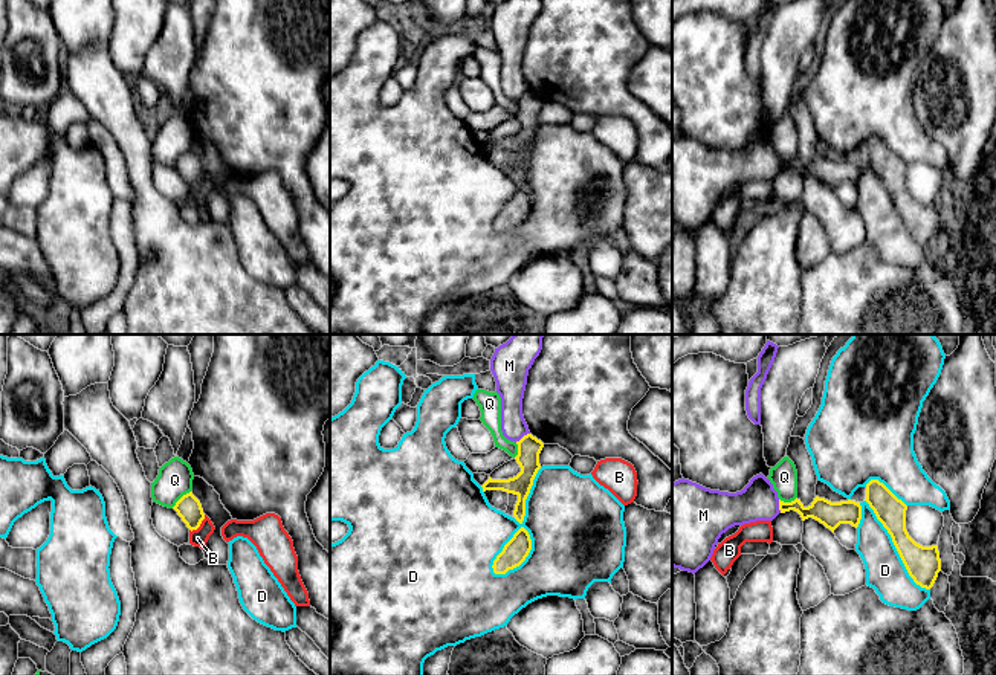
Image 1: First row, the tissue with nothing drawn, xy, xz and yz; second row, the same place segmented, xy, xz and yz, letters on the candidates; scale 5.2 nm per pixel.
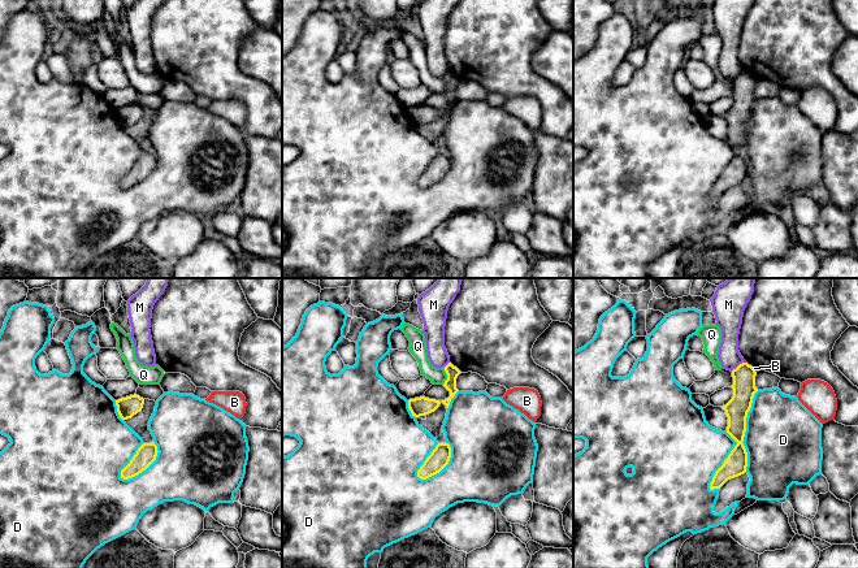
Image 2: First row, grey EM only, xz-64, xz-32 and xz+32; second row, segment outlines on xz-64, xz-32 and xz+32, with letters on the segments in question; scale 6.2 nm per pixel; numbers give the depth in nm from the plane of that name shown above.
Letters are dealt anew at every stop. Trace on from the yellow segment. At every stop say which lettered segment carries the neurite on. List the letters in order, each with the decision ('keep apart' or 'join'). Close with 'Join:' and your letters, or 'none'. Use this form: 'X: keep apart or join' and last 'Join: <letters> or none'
B: keep apart
D: keep apart
M: keep apart
Q: keep apart
Join: none

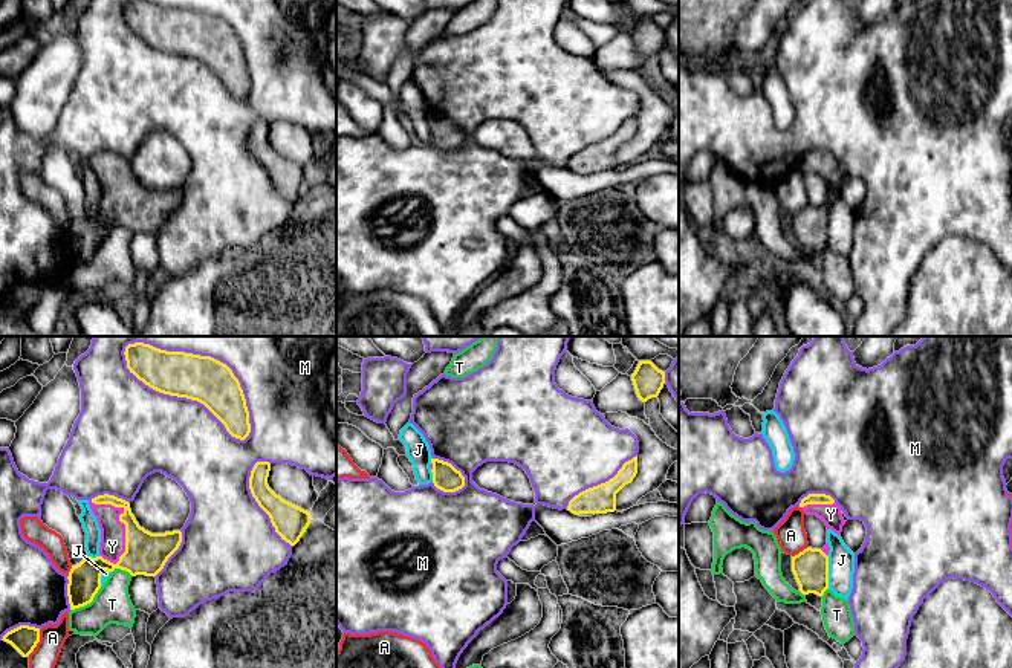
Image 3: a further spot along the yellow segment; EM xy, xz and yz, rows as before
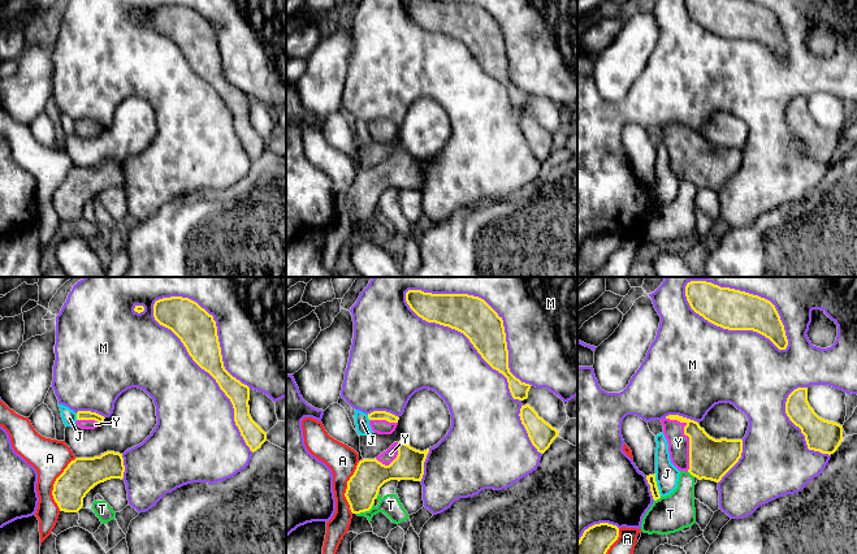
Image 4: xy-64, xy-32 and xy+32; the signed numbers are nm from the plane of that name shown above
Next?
A: keep apart
J: keep apart
M: keep apart
T: keep apart
Y: join
Join: Y

